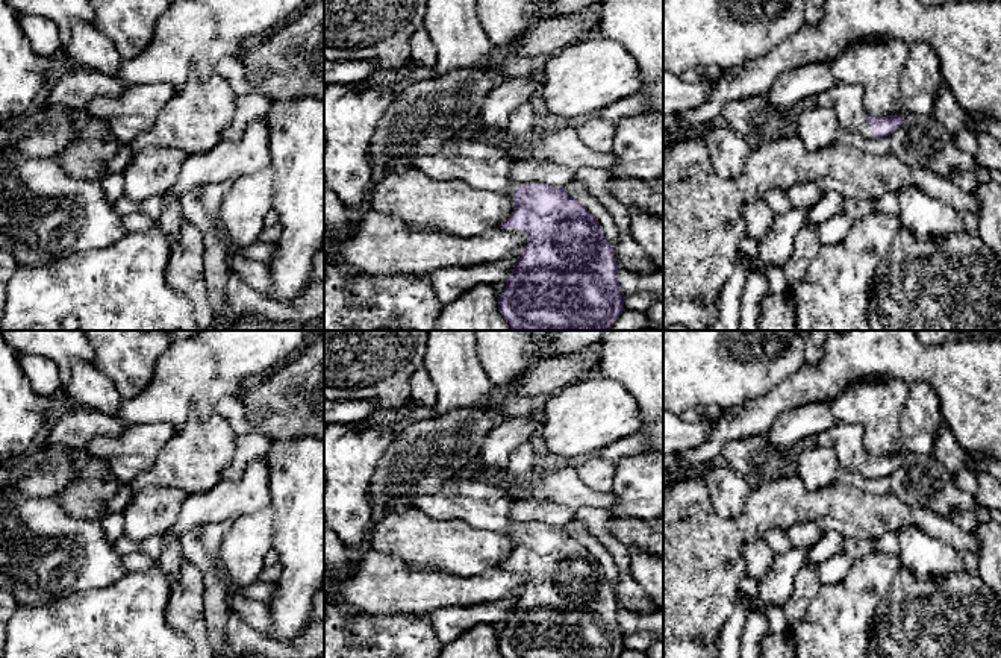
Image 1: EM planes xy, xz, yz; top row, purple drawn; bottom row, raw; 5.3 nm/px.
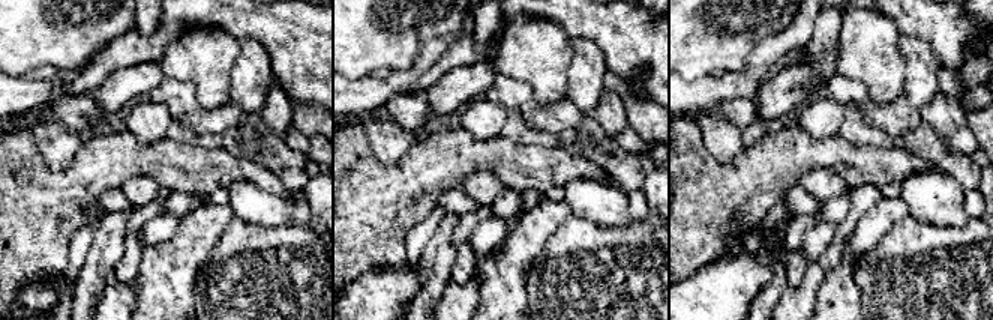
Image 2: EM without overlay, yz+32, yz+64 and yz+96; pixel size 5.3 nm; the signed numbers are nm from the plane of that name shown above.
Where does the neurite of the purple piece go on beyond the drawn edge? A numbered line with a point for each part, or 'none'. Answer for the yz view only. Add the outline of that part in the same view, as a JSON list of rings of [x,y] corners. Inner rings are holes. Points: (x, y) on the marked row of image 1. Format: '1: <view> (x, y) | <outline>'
1: yz (847, 100) | [[[839,82],[815,97],[819,108],[831,108],[839,120],[840,129],[857,132],[865,138],[872,138],[872,127],[868,123],[863,106],[863,88]]]

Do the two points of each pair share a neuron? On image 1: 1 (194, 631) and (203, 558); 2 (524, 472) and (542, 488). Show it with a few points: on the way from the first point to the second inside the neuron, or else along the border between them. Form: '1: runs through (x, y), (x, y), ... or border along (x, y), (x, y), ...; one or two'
1: border along (183, 557), (202, 573), (205, 608); two
2: border along (505, 473), (512, 481), (527, 481), (533, 476); two

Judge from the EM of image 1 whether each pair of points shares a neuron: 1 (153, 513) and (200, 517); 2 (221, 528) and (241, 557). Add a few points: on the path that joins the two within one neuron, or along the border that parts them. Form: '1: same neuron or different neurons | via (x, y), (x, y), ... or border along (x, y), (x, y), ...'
1: different neurons | border along (191, 495), (168, 529)
2: different neurons | border along (232, 522), (220, 545), (220, 560), (224, 569)

